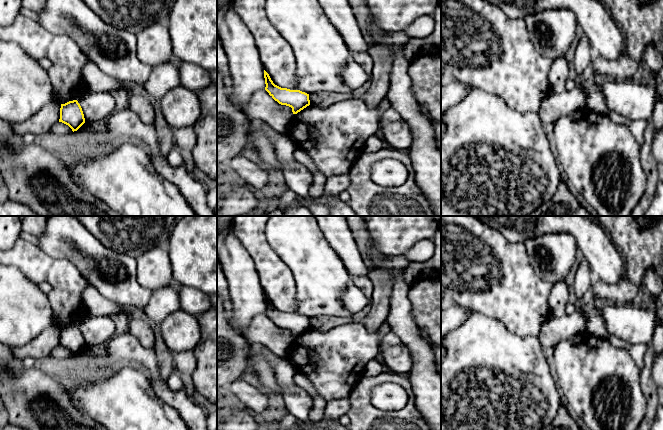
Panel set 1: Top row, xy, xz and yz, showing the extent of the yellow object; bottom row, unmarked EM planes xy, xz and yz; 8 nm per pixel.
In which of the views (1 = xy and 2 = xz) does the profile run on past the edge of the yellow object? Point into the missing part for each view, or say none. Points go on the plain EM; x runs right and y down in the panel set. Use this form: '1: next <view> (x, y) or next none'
1: next none
2: next none

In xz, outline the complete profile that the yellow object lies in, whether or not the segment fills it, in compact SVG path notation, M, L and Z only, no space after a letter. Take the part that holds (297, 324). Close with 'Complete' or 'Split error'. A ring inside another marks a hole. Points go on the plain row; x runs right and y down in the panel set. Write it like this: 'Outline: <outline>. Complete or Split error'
Outline: M264 294L265 314L281 329L292 332L293 338L297 338L310 329L309 318L300 314L281 312L273 307L269 298Z. Complete

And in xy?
Outline: M77 324L61 328L59 346L68 349L73 356L85 347L82 332Z. Complete

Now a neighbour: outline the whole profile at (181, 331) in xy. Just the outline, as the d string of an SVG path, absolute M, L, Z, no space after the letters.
M182 310L171 313L159 325L166 346L174 354L193 350L201 339L197 317Z

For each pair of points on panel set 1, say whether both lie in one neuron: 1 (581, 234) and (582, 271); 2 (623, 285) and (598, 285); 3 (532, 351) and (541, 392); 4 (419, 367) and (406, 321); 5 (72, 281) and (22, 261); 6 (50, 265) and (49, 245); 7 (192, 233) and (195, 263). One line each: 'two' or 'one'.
1: two
2: one
3: one
4: one
5: one
6: two
7: one

